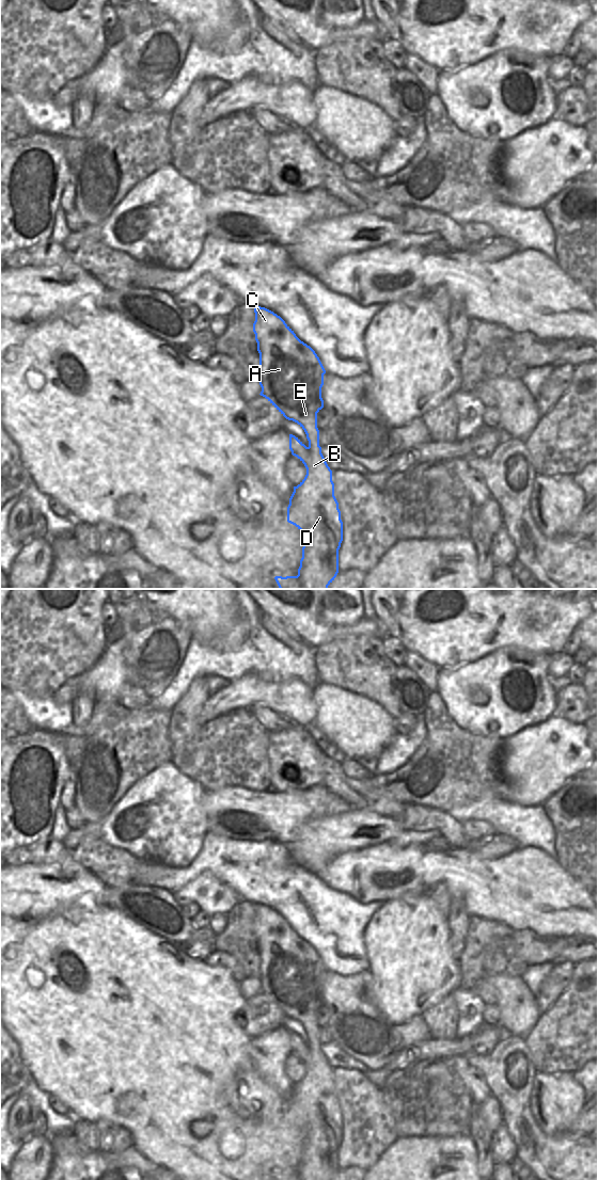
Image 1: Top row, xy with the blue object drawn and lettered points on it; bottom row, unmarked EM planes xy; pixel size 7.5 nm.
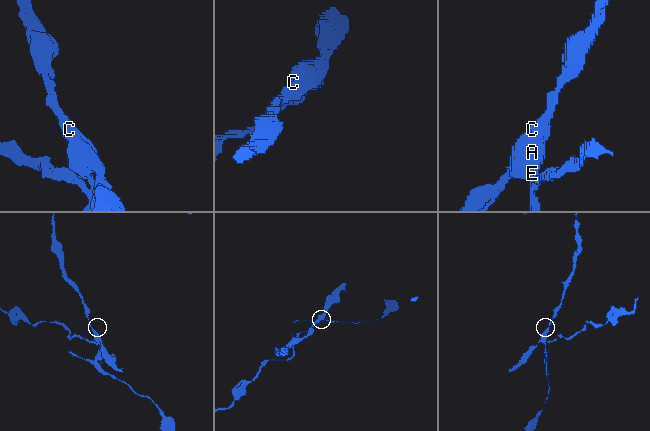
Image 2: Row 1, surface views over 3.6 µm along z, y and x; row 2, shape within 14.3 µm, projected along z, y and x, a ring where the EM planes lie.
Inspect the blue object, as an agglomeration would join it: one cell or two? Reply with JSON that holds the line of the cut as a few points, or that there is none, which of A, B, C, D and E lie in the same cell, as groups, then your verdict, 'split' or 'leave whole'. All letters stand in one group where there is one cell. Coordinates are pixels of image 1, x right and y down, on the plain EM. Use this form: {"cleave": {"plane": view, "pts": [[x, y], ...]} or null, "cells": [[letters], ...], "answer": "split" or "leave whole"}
{"cleave": {"plane": "xy", "pts": [[318, 1040], [317, 1047], [313, 1050], [307, 1045]]}, "cells": [["A", "C", "E"], ["B", "D"]], "answer": "split"}

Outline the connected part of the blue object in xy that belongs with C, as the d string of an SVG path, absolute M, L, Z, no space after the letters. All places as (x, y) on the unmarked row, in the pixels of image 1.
M258 903L254 905L254 910L253 929L259 951L259 992L286 1017L297 1020L304 1027L308 1046L314 1051L319 1041L317 1010L324 1005L321 985L326 968L315 948L301 939L280 913Z

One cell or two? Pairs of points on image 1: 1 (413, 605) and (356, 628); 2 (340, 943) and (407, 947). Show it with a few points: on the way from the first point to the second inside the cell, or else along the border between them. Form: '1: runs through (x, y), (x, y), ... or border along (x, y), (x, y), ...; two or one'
1: border along (376, 618), (388, 635); two
2: border along (370, 920), (364, 929), (367, 969); two

